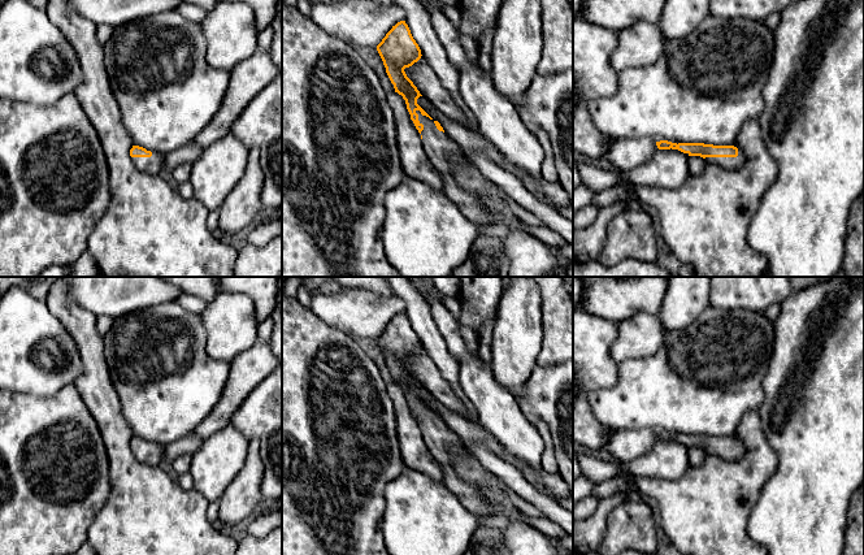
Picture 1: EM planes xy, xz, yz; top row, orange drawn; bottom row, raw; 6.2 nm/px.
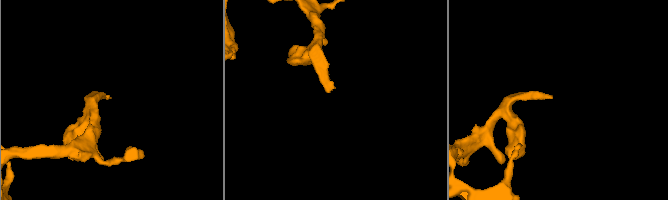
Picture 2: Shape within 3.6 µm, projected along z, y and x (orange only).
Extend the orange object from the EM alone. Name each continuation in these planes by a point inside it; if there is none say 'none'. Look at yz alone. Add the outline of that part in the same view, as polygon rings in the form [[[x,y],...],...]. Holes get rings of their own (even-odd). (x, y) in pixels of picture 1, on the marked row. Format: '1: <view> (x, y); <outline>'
1: yz (728, 163); [[[738,151],[737,157],[705,157],[707,164],[716,164],[725,169],[738,169],[746,162],[746,156],[742,151]]]

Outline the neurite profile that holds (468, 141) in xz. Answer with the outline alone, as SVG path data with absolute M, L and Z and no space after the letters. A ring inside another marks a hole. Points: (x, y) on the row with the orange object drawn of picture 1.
M420 96L417 104L434 120L440 123L444 133L465 152L481 151L490 156L500 168L516 174L524 186L539 200L551 204L543 195L539 182L526 174L522 169L509 164L503 155L479 133L470 131L465 125L456 122L438 110L427 99Z

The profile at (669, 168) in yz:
M672 148L659 149L651 161L621 175L637 186L669 190L678 188L689 177L689 155Z

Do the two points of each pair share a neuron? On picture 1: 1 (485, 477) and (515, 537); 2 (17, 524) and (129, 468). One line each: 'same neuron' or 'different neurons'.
1: same neuron
2: different neurons

